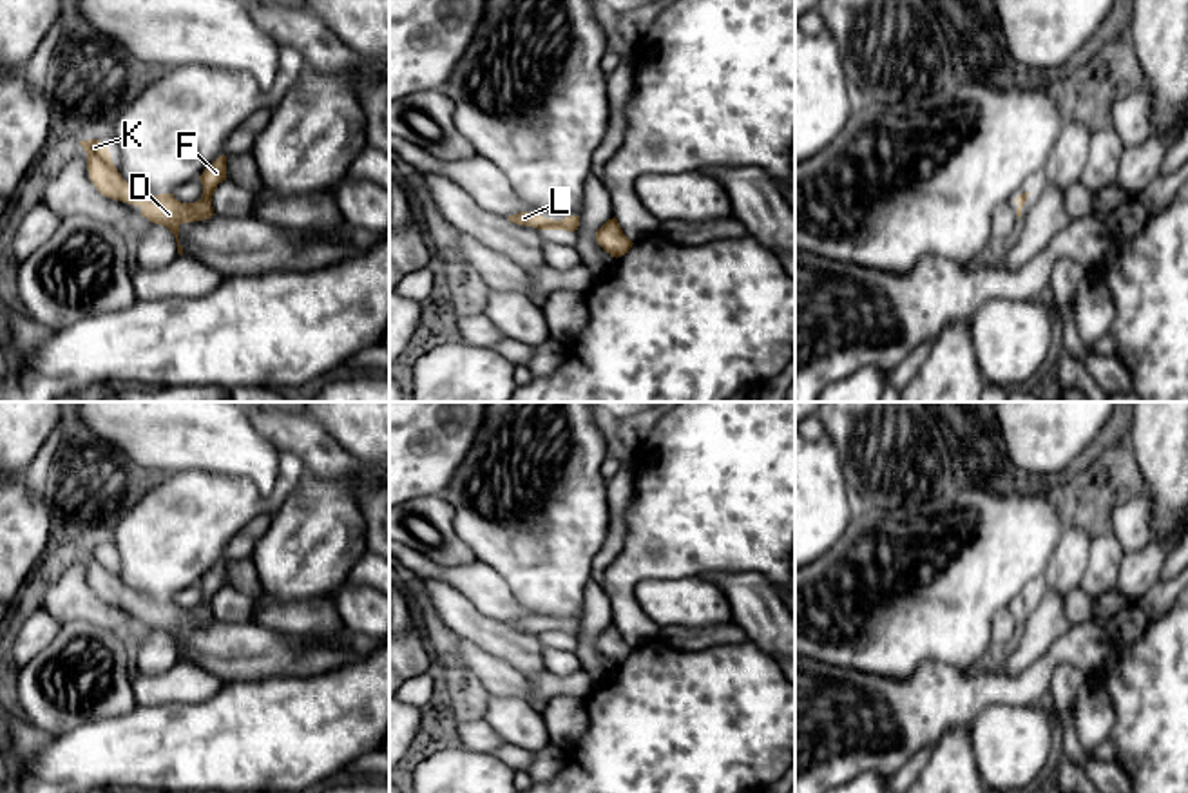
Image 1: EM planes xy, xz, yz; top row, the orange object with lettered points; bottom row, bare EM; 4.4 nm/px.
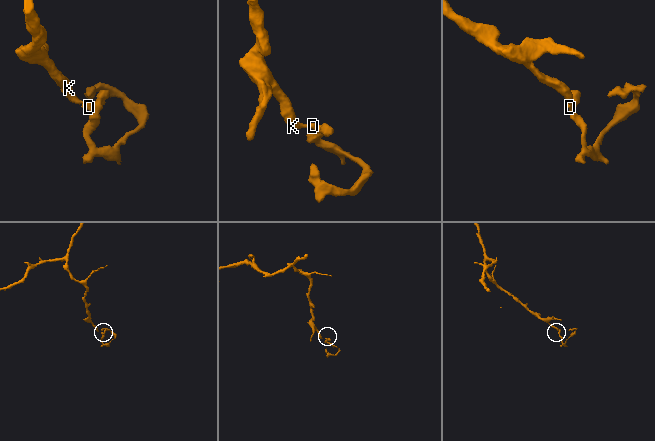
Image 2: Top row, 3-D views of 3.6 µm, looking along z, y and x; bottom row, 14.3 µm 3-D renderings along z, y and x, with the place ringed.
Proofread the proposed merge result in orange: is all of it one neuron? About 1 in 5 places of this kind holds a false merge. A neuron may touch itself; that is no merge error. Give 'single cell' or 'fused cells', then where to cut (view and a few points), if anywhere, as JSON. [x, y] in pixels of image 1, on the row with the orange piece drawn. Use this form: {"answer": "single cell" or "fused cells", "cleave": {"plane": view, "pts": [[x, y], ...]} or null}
{"answer": "single cell", "cleave": null}

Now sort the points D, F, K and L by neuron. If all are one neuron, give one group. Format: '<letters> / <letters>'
D F K L

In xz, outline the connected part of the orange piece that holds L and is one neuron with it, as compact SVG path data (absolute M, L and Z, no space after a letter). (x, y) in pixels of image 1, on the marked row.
M520 212L520 214L509 215L507 219L511 223L532 226L532 228L538 228L538 230L574 232L580 226L580 215L569 215L569 217L563 217L561 221L556 221L556 219L547 219L543 215L538 215L536 212Z

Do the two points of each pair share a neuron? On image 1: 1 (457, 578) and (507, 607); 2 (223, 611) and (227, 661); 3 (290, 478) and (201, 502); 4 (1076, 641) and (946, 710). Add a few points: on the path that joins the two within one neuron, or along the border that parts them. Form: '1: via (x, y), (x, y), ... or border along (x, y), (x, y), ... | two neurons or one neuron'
1: via (469, 580), (475, 580), (495, 600) | one neuron
2: border along (250, 618), (216, 621) | two neurons
3: via (270, 502), (225, 502) | one neuron
4: via (1044, 668), (1024, 688), (978, 688) | one neuron

